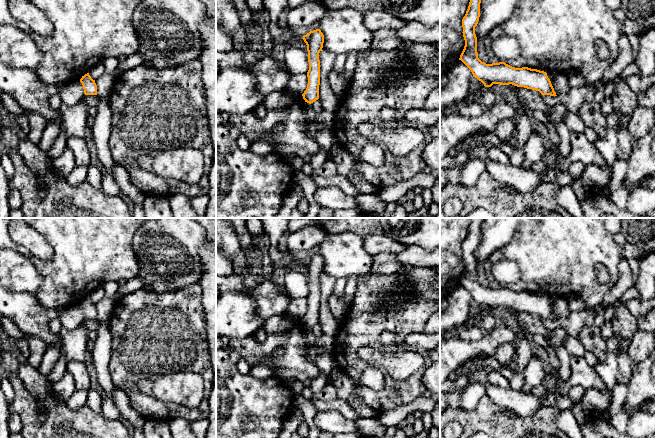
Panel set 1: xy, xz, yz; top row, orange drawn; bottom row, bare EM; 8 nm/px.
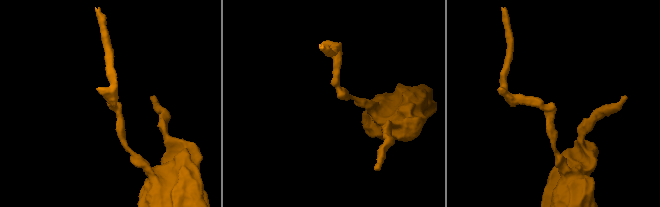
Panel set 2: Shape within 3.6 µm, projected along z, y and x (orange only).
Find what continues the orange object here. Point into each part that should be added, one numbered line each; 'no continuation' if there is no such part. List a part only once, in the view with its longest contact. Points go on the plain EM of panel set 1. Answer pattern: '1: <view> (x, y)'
no continuation

